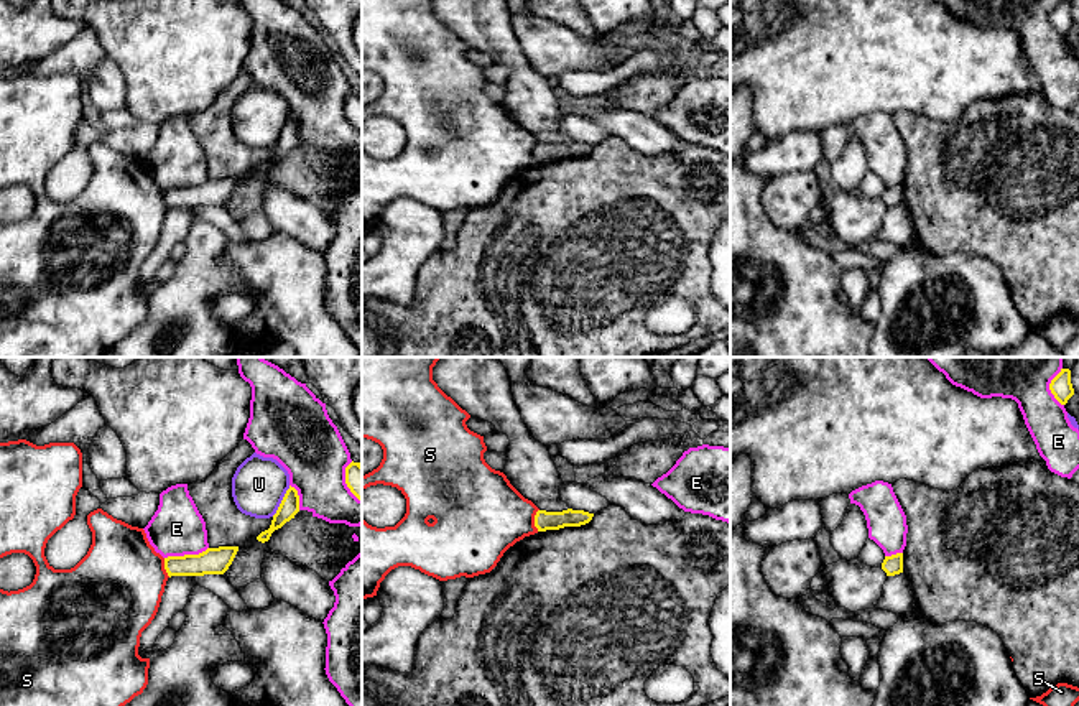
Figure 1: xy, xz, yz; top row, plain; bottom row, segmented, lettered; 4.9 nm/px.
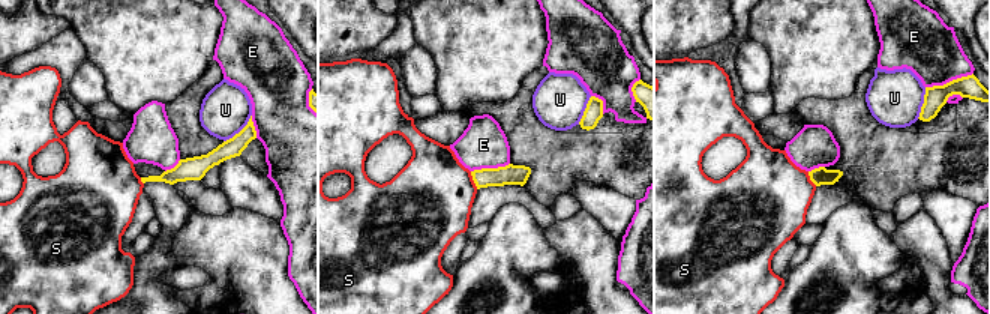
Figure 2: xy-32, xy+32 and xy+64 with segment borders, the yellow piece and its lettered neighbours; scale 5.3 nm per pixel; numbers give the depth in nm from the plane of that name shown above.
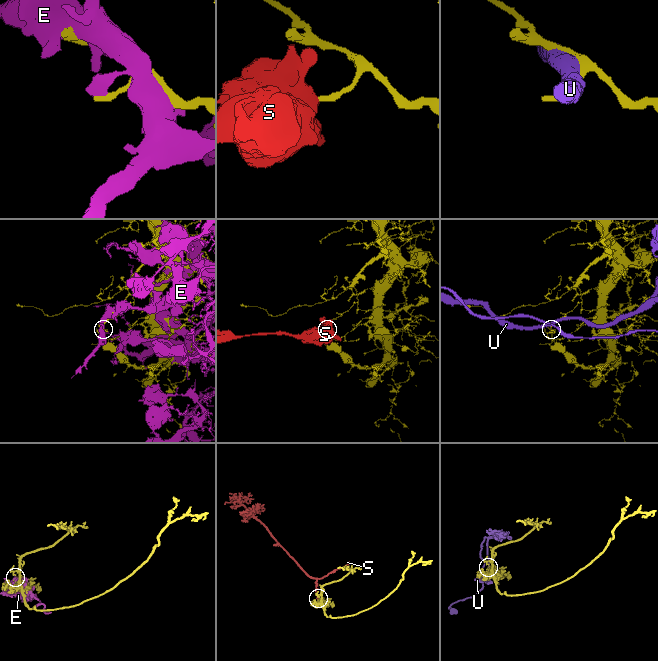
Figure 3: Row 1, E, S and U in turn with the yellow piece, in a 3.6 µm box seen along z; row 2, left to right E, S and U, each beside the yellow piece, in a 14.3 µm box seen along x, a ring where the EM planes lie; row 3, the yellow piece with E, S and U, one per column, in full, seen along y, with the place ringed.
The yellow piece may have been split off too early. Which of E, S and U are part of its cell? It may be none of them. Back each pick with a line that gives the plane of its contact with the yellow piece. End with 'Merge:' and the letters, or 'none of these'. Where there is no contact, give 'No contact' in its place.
Merge: none of these

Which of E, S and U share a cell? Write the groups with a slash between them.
E / S / U

